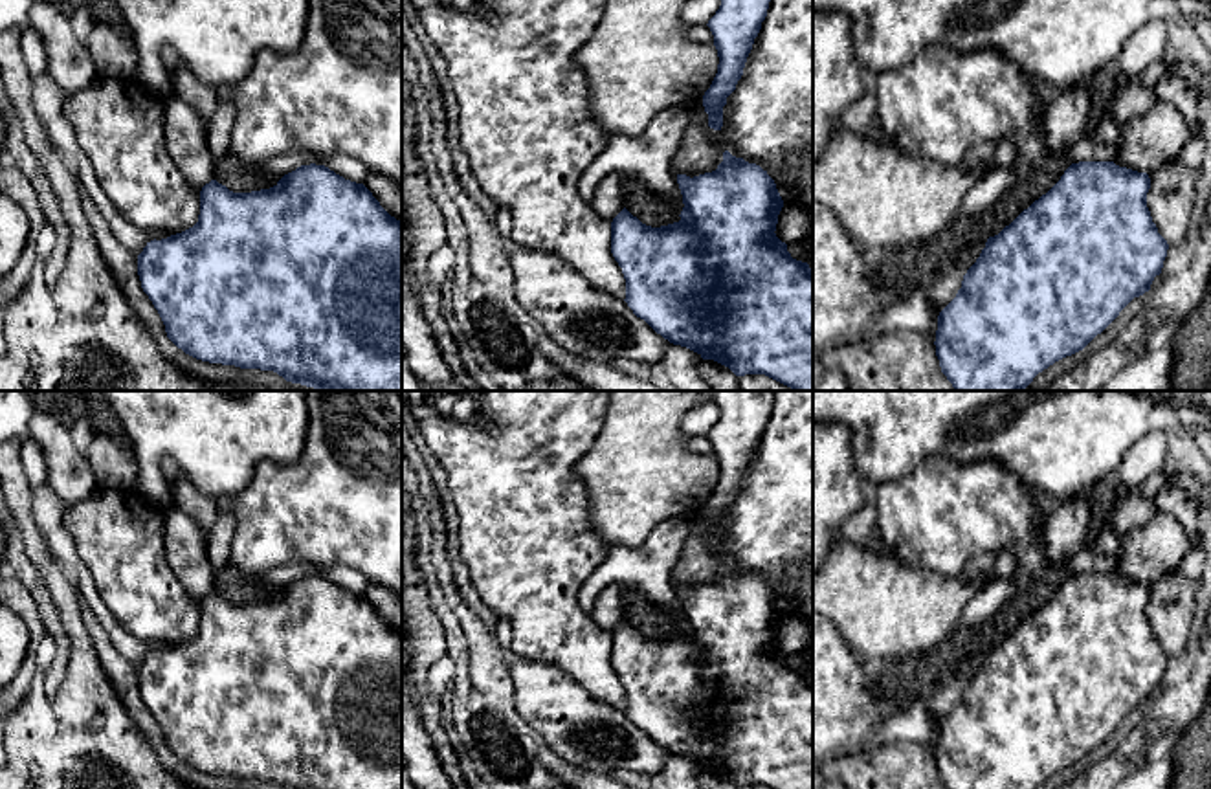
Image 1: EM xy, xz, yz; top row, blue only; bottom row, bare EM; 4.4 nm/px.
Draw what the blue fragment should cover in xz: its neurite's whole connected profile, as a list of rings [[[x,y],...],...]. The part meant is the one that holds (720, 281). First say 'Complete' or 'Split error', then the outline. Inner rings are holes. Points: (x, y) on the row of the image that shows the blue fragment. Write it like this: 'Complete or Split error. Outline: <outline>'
Complete. Outline: [[[723,152],[723,161],[716,171],[699,176],[677,174],[677,183],[683,194],[681,220],[651,228],[642,224],[626,207],[611,222],[611,253],[622,268],[626,279],[626,303],[633,314],[644,319],[657,334],[673,345],[686,347],[697,352],[703,360],[714,360],[728,367],[736,376],[765,374],[793,391],[813,391],[813,270],[807,262],[796,261],[787,251],[787,244],[776,237],[778,215],[783,207],[783,200],[776,189],[774,180],[756,163],[749,163],[743,158]]]

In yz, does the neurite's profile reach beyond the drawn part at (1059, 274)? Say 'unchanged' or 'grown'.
unchanged

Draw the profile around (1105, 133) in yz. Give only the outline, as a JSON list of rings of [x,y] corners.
[[[1099,119],[1088,138],[1099,145],[1112,145],[1117,143],[1119,134],[1121,125],[1114,123],[1112,119]]]

